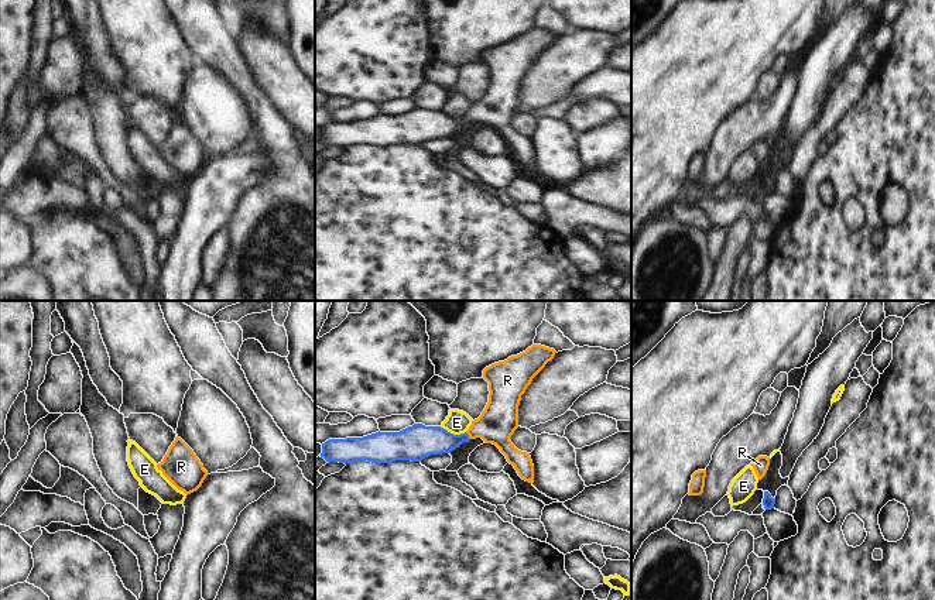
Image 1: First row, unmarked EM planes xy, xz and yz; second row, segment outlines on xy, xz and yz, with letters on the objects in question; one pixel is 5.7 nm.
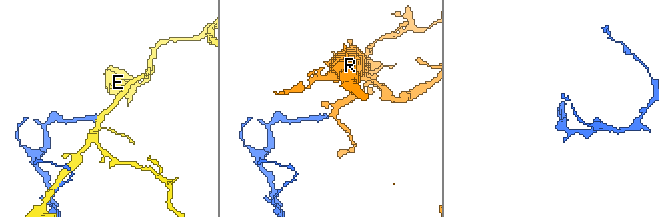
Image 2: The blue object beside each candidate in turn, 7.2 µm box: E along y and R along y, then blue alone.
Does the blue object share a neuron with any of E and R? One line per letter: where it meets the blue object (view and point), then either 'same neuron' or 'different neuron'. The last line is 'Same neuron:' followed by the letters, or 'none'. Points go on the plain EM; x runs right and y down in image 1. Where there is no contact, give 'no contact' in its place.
E: contact xz (452, 117); different neuron
R: contact xz (468, 119); same neuron
Same neuron: R

